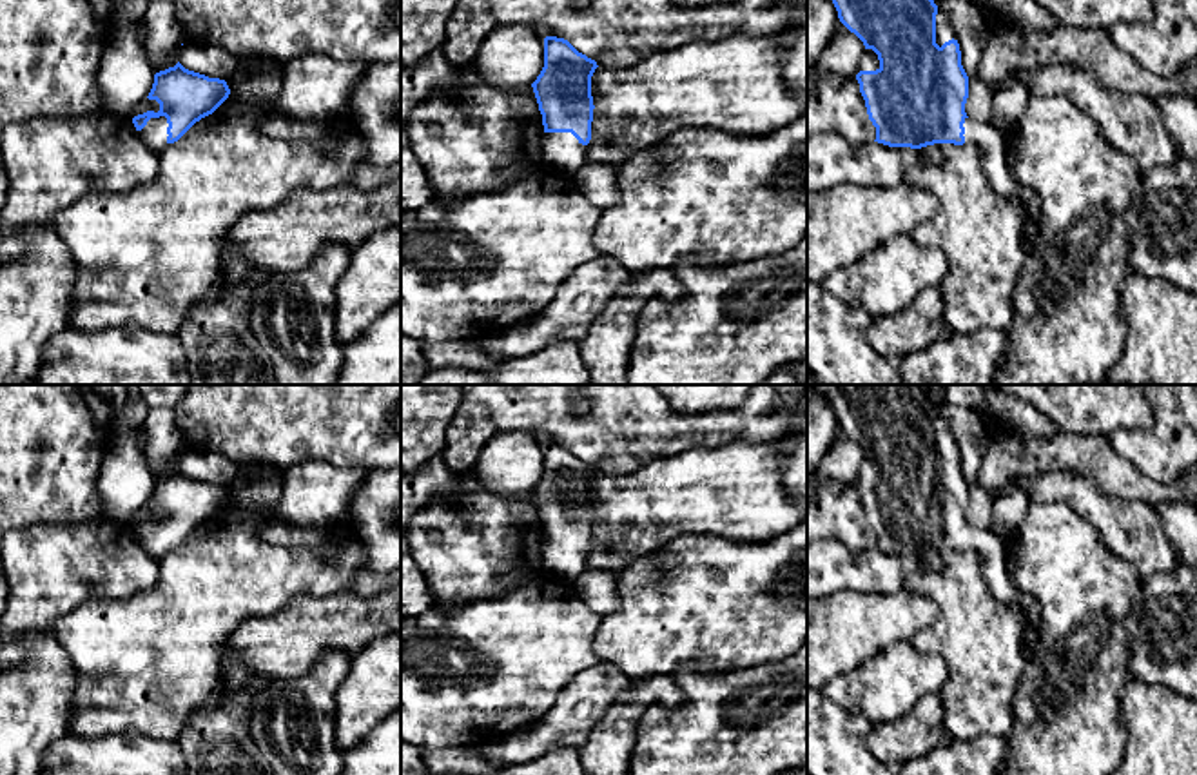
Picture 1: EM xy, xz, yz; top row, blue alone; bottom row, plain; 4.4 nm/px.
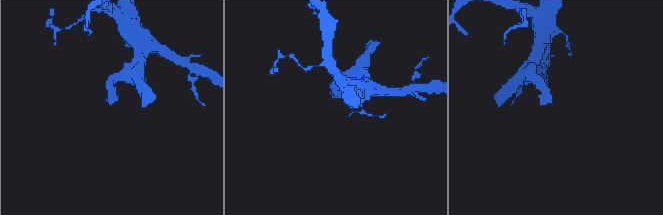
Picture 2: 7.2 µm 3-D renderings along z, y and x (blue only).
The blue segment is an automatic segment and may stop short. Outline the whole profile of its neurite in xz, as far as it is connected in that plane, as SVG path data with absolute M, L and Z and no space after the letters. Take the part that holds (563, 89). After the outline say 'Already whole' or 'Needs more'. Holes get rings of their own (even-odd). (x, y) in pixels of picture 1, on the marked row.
M544 38L544 67L531 87L544 125L544 165L564 178L586 163L595 109L591 76L597 67L568 40Z. Needs more

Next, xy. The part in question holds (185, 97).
M174 67L154 74L149 100L160 103L160 111L147 111L132 118L140 140L154 152L178 142L196 122L212 114L230 94L225 80Z. Needs more

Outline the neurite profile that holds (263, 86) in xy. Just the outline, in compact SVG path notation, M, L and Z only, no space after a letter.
M272 60L258 65L245 85L232 89L229 98L258 111L259 127L265 134L281 140L305 140L319 151L334 152L336 147L323 123L288 118L274 105L281 93L281 71L283 65Z

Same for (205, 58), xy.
M183 42L178 62L189 71L227 82L238 58L219 45Z

